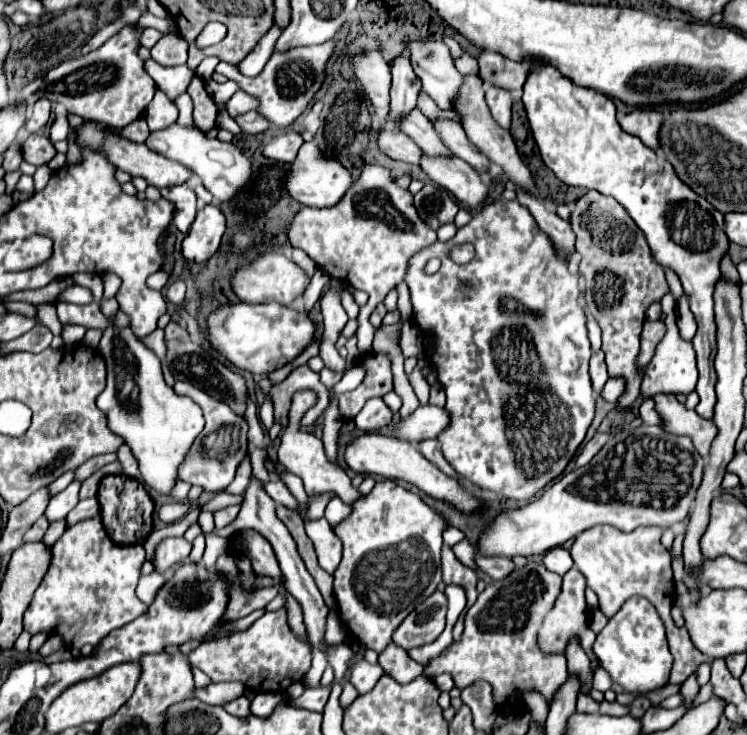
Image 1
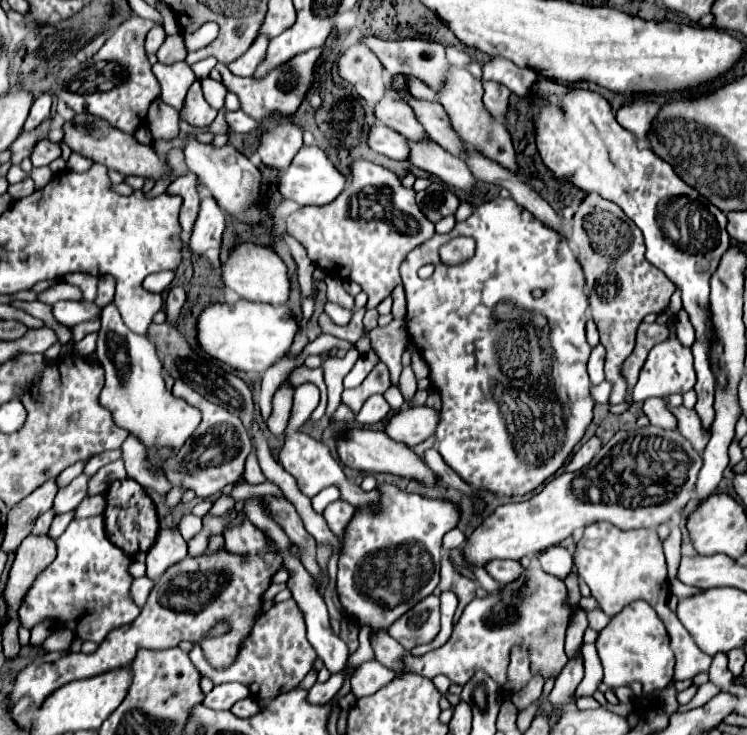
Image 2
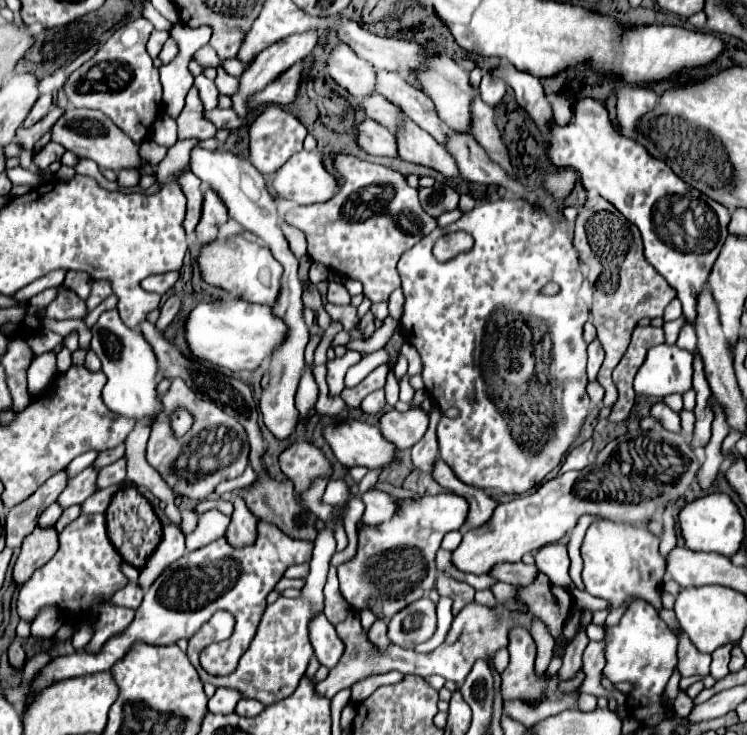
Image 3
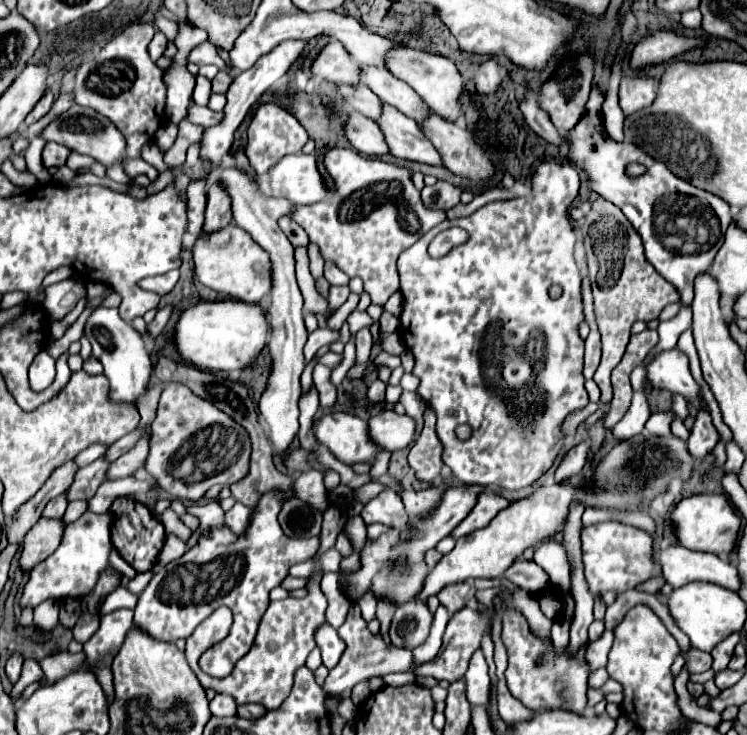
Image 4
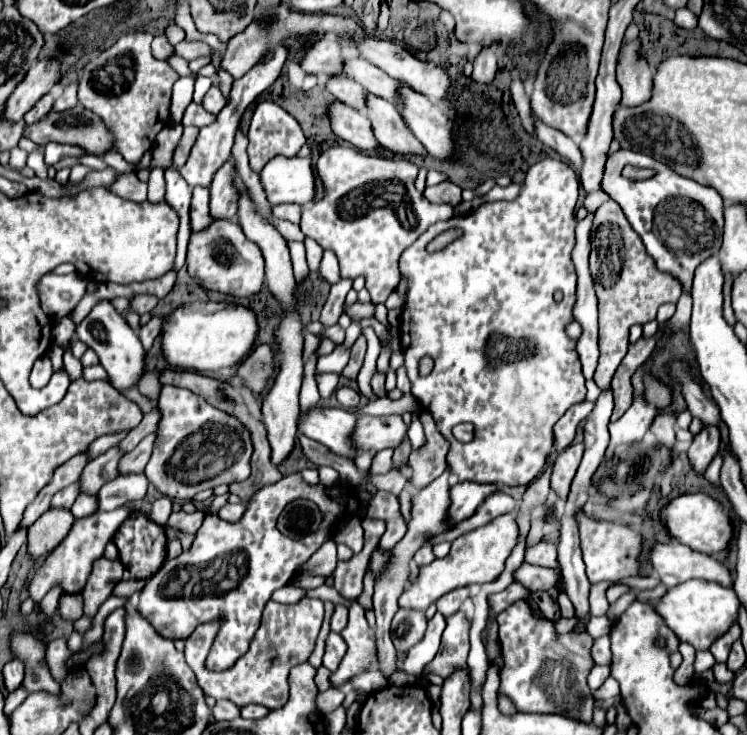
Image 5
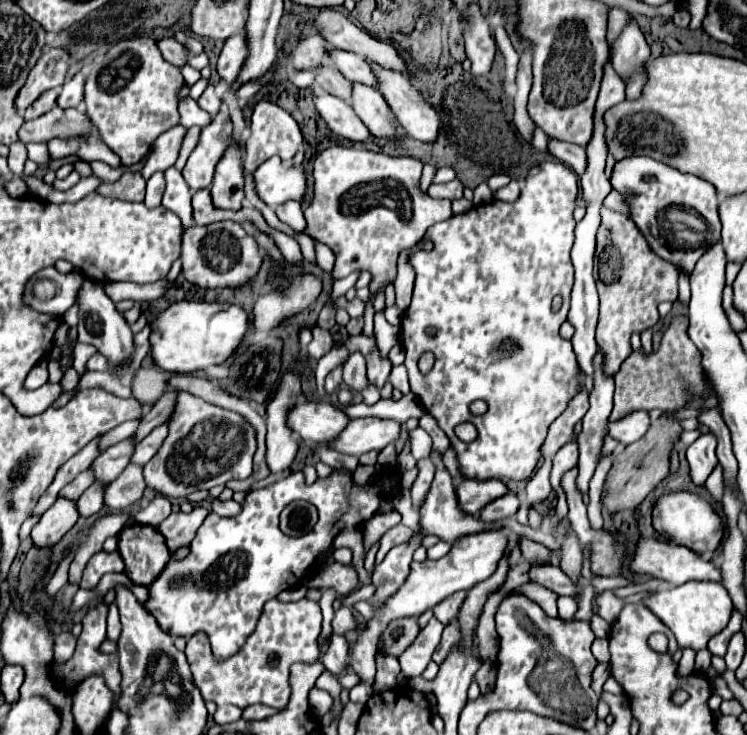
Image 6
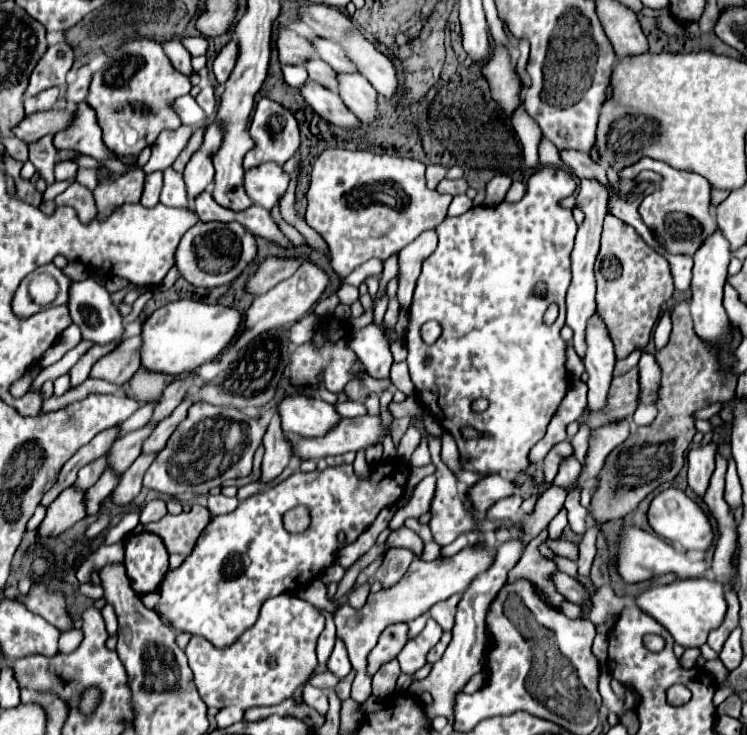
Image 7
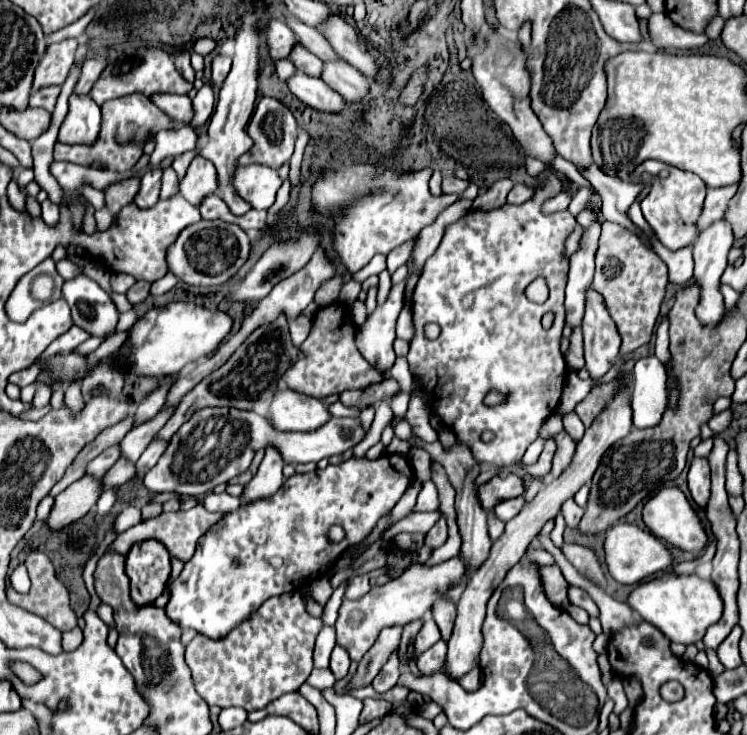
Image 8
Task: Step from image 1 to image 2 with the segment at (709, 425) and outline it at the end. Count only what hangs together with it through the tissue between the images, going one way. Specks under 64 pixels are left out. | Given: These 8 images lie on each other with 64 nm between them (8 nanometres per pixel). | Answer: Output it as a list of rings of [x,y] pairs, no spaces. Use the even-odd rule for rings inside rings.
[[[662,398],[666,402],[666,408],[676,416],[678,420],[678,432],[690,440],[690,444],[694,446],[694,450],[698,450],[700,454],[704,452],[706,448],[706,442],[710,440],[710,430],[706,430],[698,418],[698,414],[694,410],[688,410],[684,406],[670,406],[670,400],[668,398]]]

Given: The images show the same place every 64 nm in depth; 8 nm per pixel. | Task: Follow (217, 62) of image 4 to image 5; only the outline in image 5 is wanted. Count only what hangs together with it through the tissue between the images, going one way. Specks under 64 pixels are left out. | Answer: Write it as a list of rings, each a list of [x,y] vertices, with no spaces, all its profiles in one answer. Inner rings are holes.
[[[183,40],[174,46],[174,52],[188,62],[200,56],[212,57],[212,48],[202,41],[188,42]],[[219,67],[217,74],[220,79],[219,88],[222,92],[223,96],[226,98],[226,101],[228,101],[230,88],[232,86],[232,82],[234,81],[233,77],[221,67]]]

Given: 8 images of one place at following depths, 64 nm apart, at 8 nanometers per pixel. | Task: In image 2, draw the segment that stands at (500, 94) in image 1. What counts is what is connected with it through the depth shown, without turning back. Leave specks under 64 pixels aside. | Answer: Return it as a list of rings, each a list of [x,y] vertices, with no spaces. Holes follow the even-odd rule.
[[[484,82],[484,104],[488,106],[488,110],[492,110],[494,118],[506,118],[508,112],[508,98],[510,98],[510,90],[502,84],[496,82]]]

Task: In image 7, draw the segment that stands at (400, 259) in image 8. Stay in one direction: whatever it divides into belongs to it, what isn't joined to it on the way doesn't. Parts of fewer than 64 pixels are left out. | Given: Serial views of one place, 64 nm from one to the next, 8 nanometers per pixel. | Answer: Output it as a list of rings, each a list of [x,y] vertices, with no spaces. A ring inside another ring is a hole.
[[[396,256],[388,258],[388,262],[384,264],[384,272],[382,272],[382,278],[379,281],[379,290],[376,296],[376,302],[385,294],[388,282],[398,274],[398,260]]]

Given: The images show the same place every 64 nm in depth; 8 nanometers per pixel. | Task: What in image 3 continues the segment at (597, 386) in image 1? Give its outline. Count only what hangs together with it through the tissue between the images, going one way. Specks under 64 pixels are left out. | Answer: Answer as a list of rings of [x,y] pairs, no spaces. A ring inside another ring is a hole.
[[[594,340],[594,342],[588,346],[588,380],[590,380],[590,382],[596,382],[598,370],[600,370],[600,366],[602,366],[602,358],[604,358],[602,344],[600,344],[598,340]]]

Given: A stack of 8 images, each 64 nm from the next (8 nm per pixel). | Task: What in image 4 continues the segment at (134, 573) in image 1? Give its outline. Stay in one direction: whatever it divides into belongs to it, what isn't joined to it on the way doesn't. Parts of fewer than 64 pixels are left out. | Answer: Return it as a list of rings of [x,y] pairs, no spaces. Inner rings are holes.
[[[82,514],[82,518],[64,528],[58,550],[30,572],[30,578],[22,590],[20,608],[36,608],[46,598],[82,600],[90,590],[94,590],[100,574],[110,568],[110,552],[110,514]],[[119,609],[100,618],[100,628],[98,632],[86,642],[86,658],[94,666],[94,674],[98,676],[100,684],[108,692],[108,698],[114,698],[114,688],[112,688],[112,672],[110,664],[112,658],[118,654],[130,626],[133,625],[134,611],[131,609]]]

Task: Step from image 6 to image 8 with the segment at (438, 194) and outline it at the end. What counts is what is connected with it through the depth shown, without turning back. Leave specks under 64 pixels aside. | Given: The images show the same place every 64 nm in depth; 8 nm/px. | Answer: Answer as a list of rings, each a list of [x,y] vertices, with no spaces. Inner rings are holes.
[[[450,176],[450,178],[442,180],[442,192],[444,194],[458,194],[460,196],[466,188],[468,188],[468,180],[460,180],[456,176]]]

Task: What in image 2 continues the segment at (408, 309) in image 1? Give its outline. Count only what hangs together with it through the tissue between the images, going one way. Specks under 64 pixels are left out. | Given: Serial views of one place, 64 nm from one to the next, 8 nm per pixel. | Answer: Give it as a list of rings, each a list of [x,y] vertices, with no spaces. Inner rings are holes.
[[[402,284],[394,288],[392,298],[394,298],[394,306],[392,306],[394,318],[404,320],[404,318],[406,318],[406,294],[404,294],[404,286],[402,286]]]

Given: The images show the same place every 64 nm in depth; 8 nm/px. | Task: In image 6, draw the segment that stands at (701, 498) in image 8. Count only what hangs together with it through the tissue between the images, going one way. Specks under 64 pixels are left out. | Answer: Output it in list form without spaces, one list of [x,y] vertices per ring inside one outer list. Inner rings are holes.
[[[710,432],[700,434],[700,438],[688,448],[688,464],[690,464],[690,474],[694,484],[704,484],[708,474],[718,464],[714,434]]]

